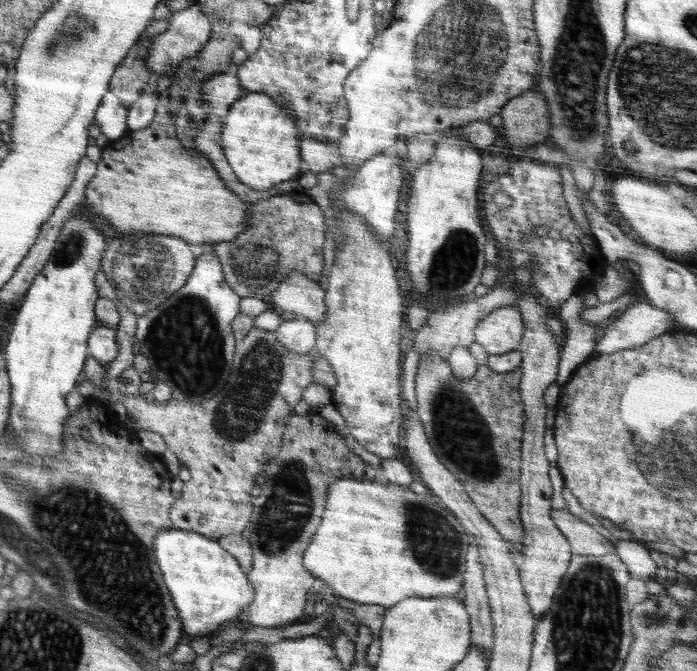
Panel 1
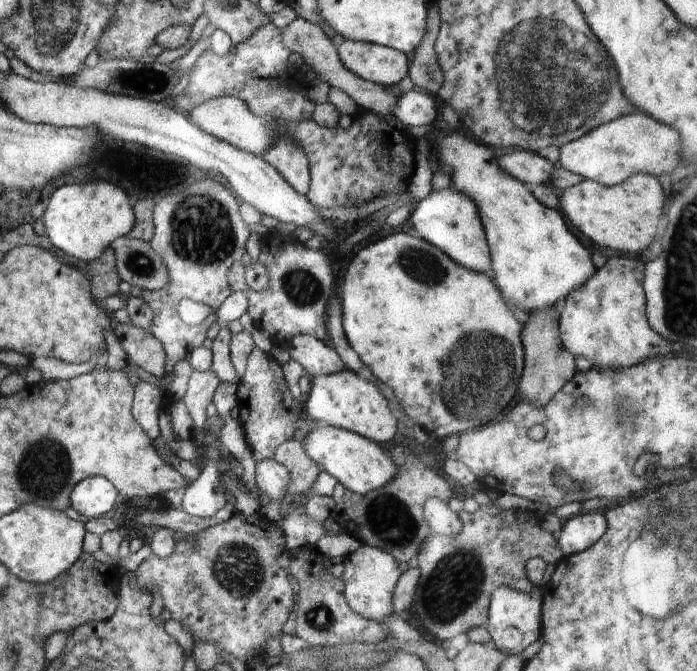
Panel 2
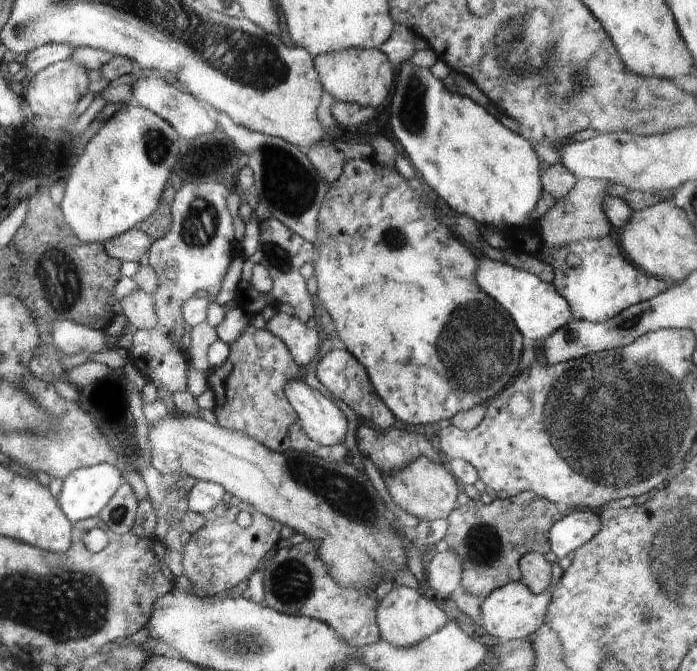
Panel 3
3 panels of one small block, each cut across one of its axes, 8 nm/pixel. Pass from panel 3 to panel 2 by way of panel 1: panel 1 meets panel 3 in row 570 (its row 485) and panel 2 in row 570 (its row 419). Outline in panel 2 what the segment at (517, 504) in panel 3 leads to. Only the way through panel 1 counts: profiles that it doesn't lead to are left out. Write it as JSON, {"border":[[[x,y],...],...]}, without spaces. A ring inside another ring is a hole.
{"border":[[[490,504],[480,506],[472,514],[462,510],[457,515],[463,524],[459,535],[444,536],[432,532],[418,550],[417,558],[421,577],[416,586],[412,605],[430,634],[445,644],[458,634],[468,632],[470,628],[486,625],[490,597],[495,588],[508,586],[520,592],[532,592],[538,589],[526,576],[525,566],[528,560],[538,557],[547,562],[557,563],[564,556],[559,542],[554,539],[552,533],[542,528],[539,516],[534,512],[520,508],[504,510]]]}

